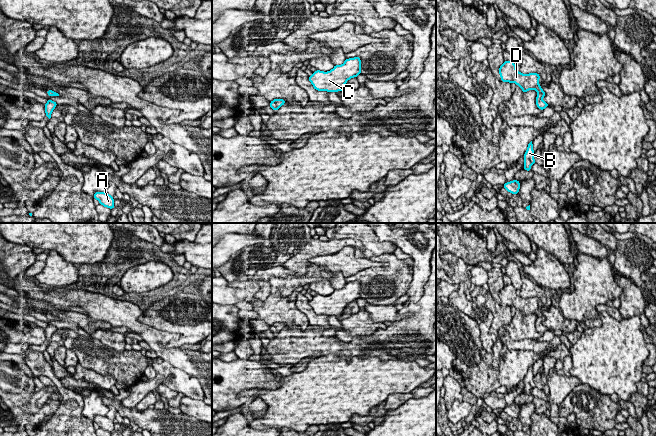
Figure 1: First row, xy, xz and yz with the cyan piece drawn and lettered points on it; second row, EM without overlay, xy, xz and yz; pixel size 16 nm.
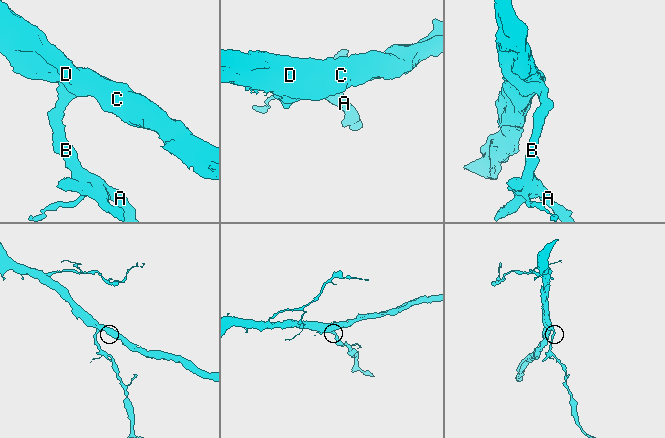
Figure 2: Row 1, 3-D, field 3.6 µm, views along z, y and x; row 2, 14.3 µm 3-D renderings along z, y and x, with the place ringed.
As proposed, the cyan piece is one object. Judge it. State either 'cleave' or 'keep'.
keep

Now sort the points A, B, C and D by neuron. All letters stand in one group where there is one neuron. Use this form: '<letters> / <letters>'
A B C D

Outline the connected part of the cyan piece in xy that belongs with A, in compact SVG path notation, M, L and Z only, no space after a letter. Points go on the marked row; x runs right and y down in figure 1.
M95 192L93 198L97 199L101 205L104 207L108 207L110 209L114 207L114 199L113 196L110 196L106 192Z

